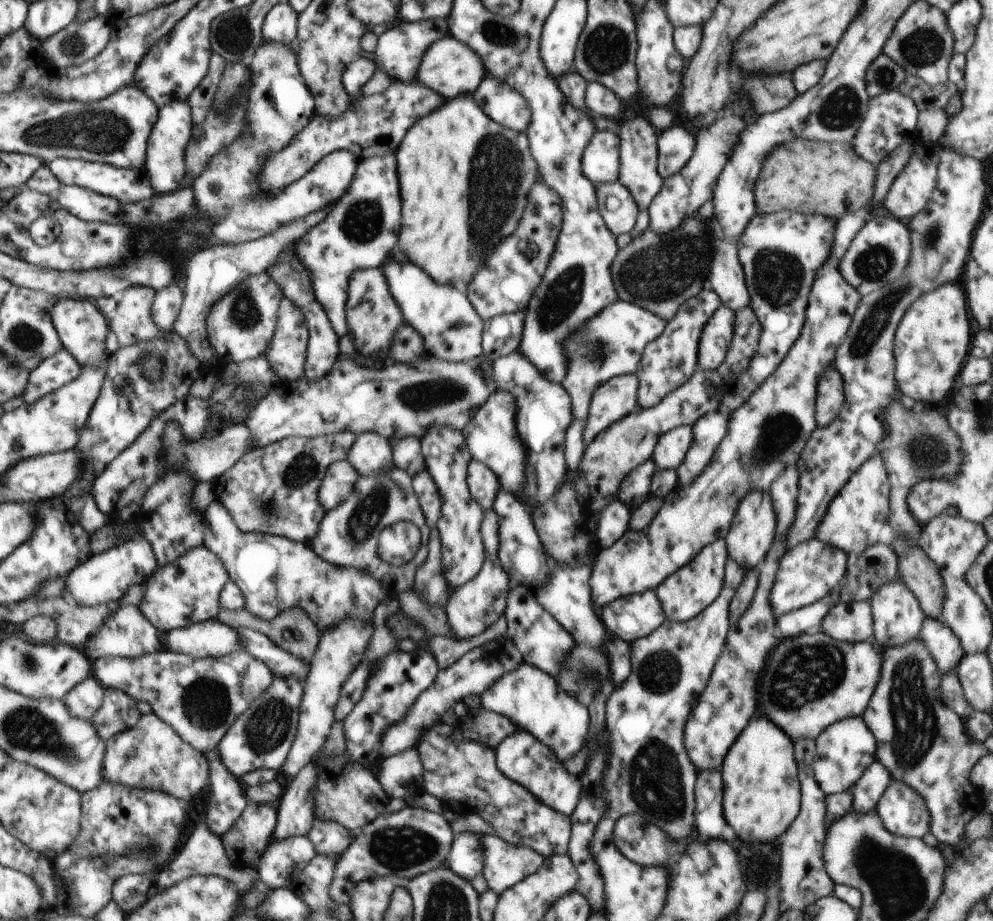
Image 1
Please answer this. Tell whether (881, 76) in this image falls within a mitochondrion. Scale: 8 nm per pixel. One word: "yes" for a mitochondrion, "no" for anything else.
yes

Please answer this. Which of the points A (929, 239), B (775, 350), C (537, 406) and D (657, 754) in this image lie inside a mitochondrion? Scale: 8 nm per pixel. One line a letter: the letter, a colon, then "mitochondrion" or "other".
A: mitochondrion
B: other
C: other
D: mitochondrion

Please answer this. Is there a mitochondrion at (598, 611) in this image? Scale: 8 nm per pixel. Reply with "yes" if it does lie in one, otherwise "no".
no

